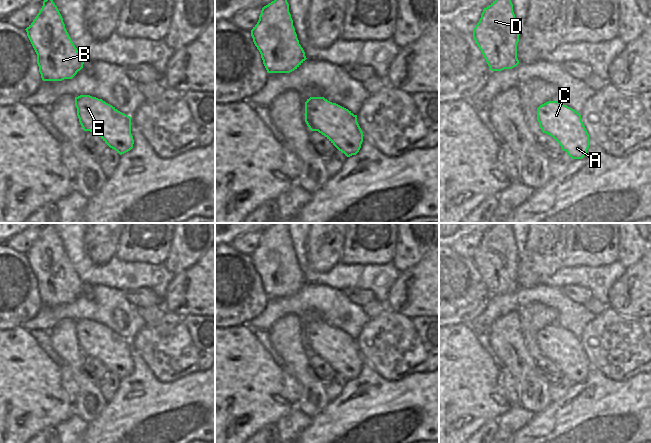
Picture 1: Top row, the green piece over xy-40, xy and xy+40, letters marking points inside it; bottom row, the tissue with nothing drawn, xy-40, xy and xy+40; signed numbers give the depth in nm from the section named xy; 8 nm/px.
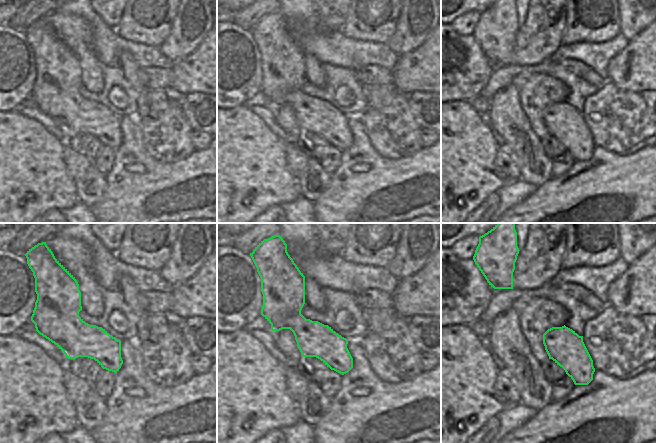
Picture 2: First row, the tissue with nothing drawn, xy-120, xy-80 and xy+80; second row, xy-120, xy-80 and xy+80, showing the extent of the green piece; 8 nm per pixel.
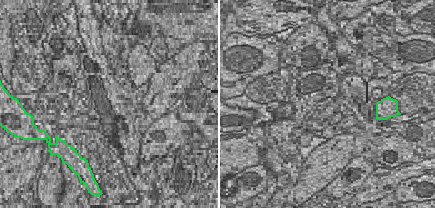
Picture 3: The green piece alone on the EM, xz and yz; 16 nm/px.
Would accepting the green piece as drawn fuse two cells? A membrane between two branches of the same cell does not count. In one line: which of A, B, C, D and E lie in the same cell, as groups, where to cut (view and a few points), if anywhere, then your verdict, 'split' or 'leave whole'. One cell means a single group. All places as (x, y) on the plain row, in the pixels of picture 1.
A B C D E; no cut; leave whole

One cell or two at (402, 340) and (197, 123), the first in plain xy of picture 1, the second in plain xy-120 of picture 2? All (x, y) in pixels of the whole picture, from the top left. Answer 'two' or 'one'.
two

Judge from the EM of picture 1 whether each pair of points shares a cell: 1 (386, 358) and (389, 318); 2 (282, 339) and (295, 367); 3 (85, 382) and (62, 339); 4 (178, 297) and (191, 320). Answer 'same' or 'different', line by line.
1: same
2: same
3: same
4: different

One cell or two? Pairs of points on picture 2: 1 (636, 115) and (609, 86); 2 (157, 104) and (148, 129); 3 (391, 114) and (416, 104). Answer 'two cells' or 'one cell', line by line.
1: one cell
2: two cells
3: two cells

